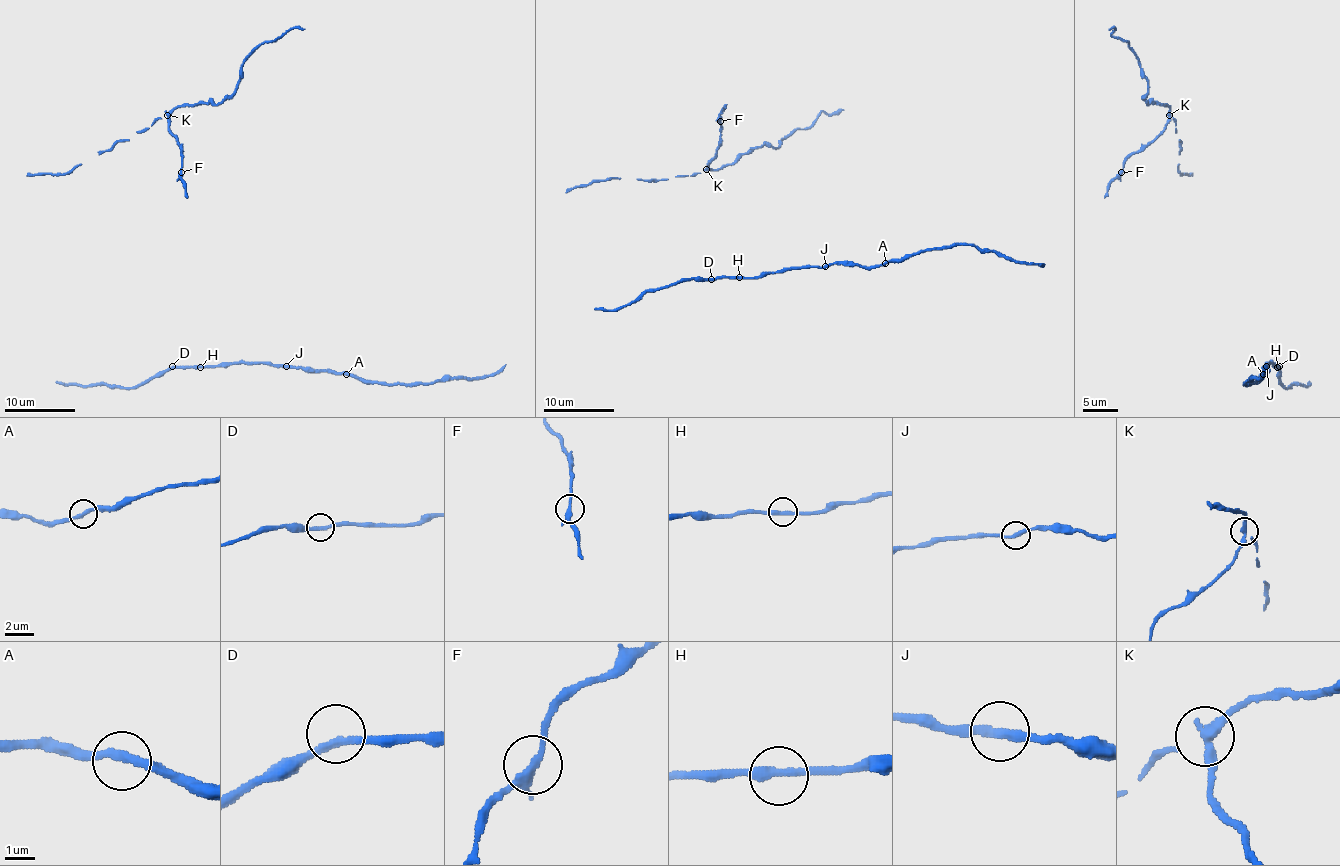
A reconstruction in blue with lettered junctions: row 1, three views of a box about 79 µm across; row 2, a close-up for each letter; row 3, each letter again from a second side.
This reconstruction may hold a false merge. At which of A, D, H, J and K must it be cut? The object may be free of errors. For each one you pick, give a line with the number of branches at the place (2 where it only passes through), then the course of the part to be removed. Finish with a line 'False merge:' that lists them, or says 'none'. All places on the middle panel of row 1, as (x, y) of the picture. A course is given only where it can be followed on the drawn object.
K: 3 branches meet; foreign part runs (706, 170), (716, 152), (720, 114), (727, 105)
False merge: K

